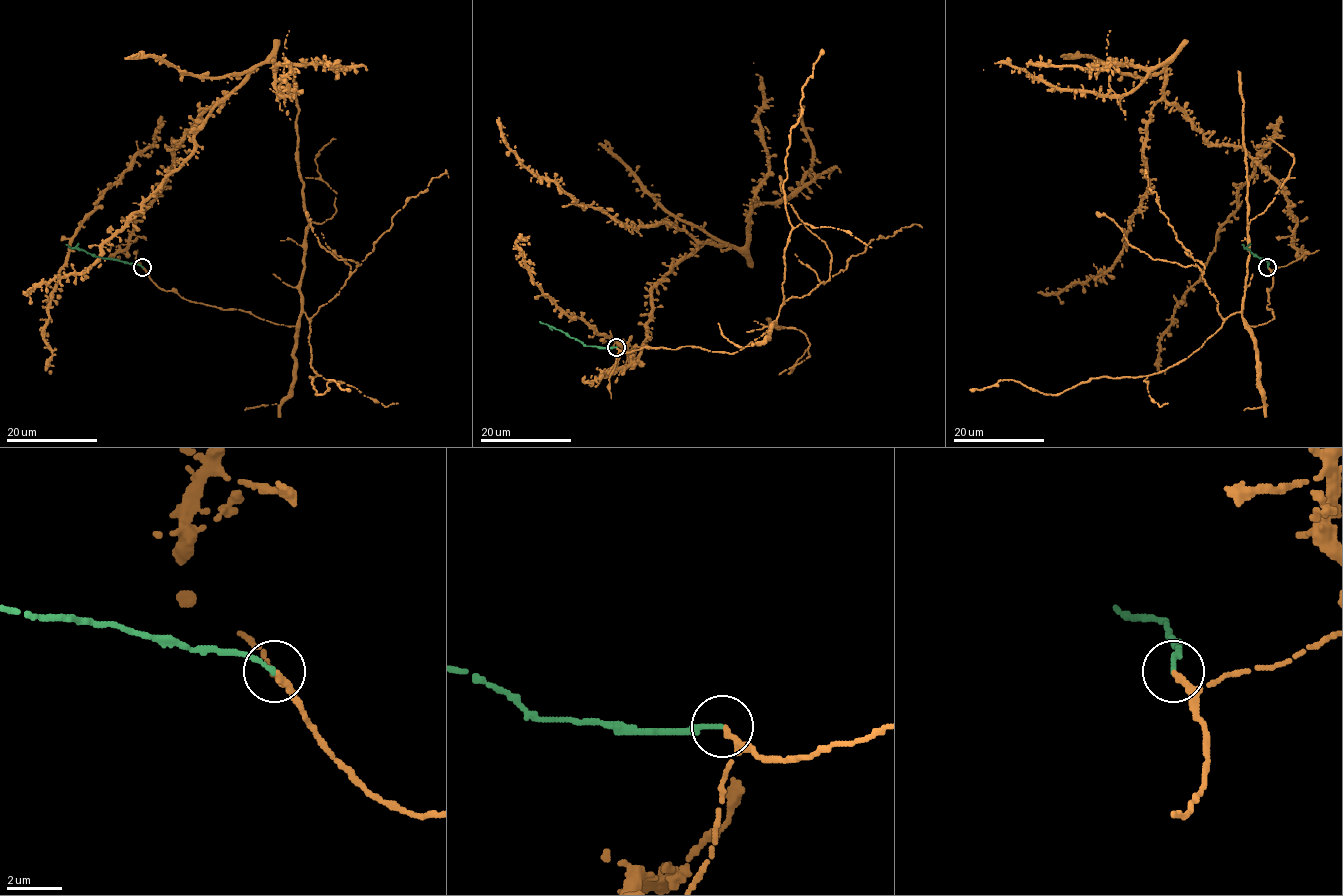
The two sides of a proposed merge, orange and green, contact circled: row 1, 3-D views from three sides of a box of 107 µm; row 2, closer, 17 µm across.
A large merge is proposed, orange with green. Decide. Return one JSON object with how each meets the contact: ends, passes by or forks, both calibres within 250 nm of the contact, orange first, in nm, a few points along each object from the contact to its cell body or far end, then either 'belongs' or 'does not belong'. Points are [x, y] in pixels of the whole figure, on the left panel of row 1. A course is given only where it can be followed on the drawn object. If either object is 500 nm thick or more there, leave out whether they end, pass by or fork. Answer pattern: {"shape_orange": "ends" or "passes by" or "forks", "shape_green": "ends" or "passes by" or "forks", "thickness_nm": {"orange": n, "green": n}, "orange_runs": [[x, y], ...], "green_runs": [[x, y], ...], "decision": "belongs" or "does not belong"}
{"shape_orange": "ends", "shape_green": "ends", "thickness_nm": {"orange": 280, "green": 180}, "orange_runs": [[143, 267], [127, 251], [133, 220], [173, 150], [223, 100], [194, 151], [99, 257], [24, 292]], "green_runs": [[142, 267], [96, 257], [66, 244]], "decision": "belongs"}

